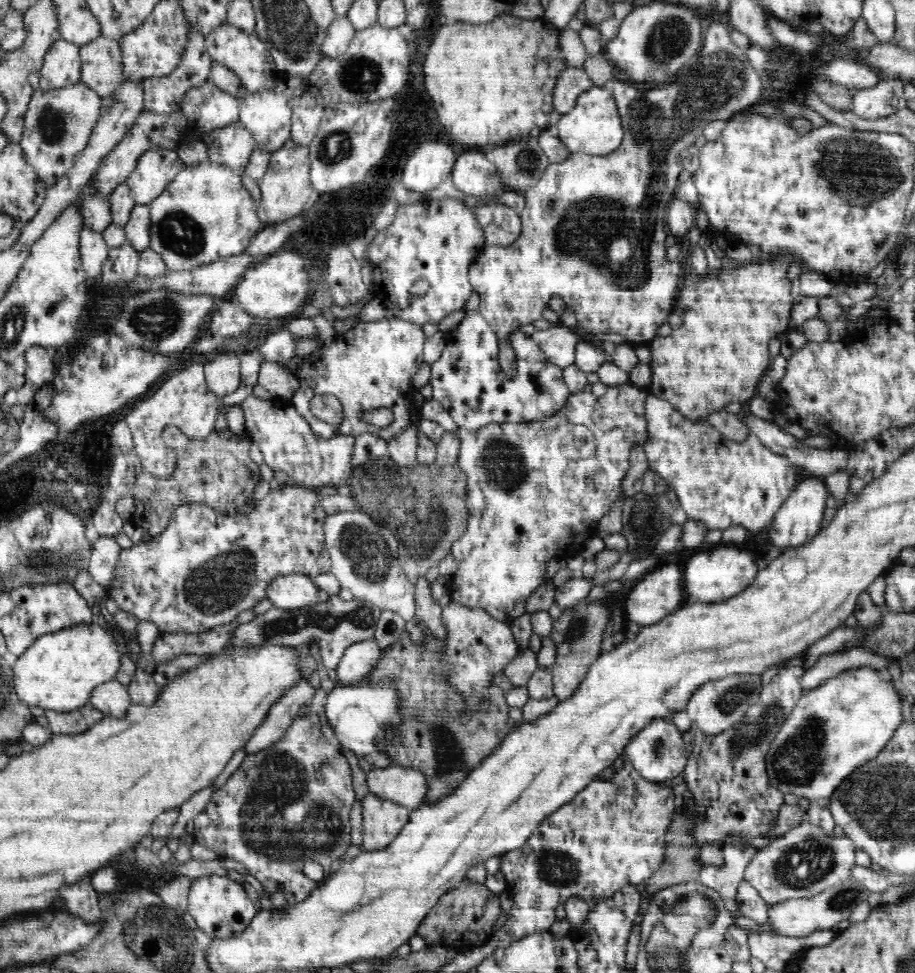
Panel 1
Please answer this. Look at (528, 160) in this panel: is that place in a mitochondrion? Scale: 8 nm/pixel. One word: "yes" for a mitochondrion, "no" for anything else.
yes

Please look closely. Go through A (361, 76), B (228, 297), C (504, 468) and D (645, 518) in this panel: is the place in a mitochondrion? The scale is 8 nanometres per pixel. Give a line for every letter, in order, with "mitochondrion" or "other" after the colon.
A: mitochondrion
B: other
C: mitochondrion
D: mitochondrion

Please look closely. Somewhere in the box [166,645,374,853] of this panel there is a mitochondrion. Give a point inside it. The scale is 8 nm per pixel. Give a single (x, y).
(275, 765)

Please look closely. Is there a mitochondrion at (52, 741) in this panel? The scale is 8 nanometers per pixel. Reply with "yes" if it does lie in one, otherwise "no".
no

